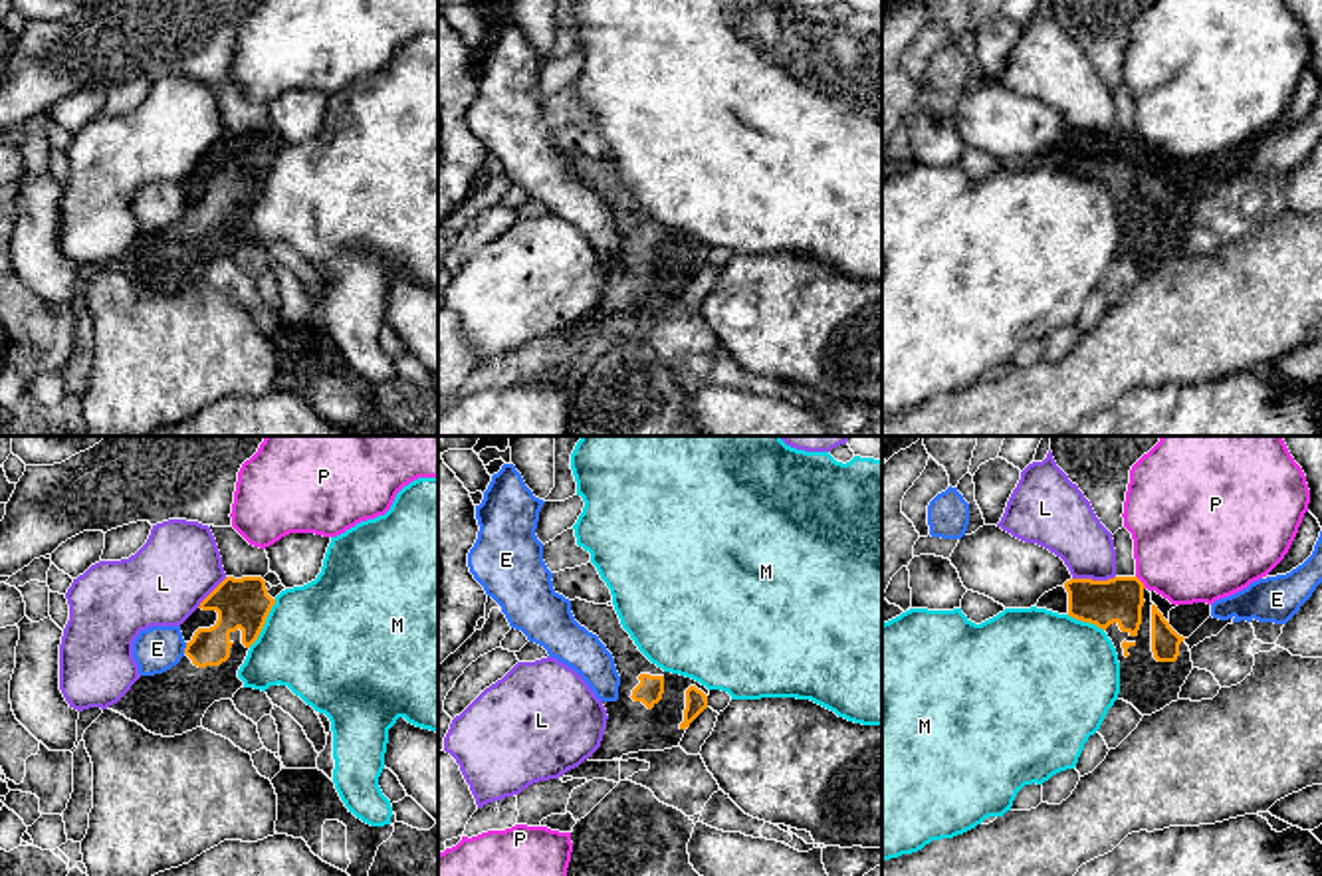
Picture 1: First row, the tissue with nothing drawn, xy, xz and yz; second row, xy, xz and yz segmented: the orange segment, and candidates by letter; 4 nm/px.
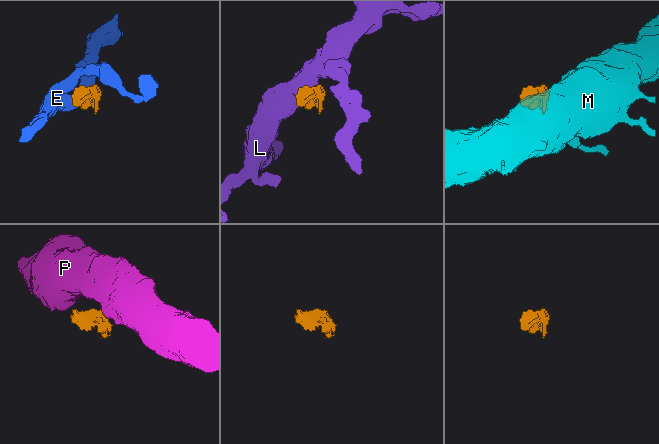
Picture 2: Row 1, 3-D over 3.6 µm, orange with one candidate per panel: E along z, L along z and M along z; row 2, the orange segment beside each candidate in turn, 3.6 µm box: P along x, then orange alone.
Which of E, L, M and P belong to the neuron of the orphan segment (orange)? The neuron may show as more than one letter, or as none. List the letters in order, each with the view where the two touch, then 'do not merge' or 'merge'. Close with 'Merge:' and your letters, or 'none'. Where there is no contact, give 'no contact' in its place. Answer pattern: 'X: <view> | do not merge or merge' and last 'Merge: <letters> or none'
E: xy | do not merge
L: yz | do not merge
M: xy | do not merge
P: yz | do not merge
Merge: none

